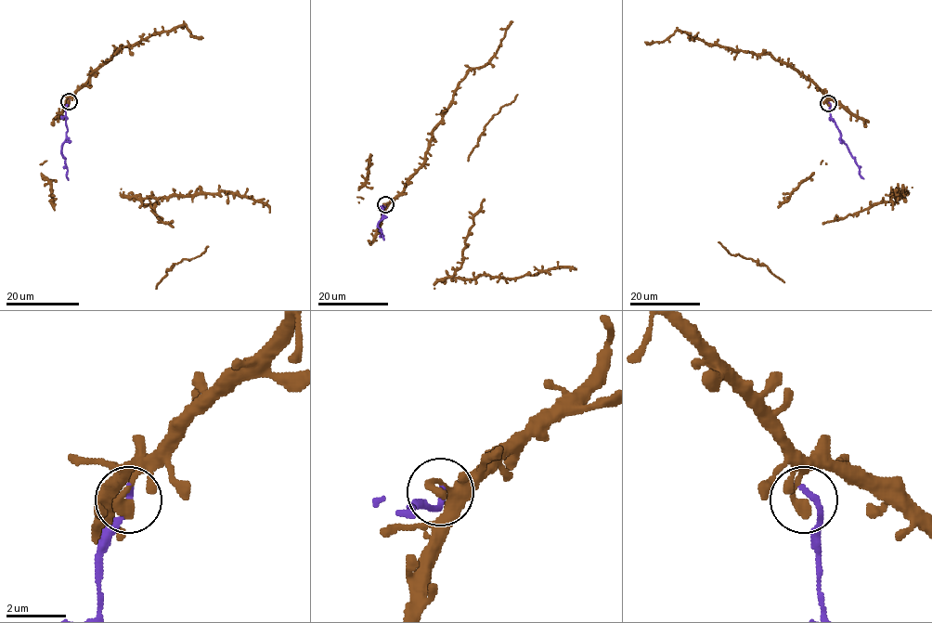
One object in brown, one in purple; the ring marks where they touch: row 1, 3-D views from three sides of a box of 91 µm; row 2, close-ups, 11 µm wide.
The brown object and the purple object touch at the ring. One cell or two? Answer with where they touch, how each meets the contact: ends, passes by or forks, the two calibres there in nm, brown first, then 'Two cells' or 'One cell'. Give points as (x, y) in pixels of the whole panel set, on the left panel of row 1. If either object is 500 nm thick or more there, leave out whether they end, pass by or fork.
Place: (69, 101). At the ring brown ends. At the ring purple ends. Thickness 360 nm (brown) against 200 nm. Two cells

